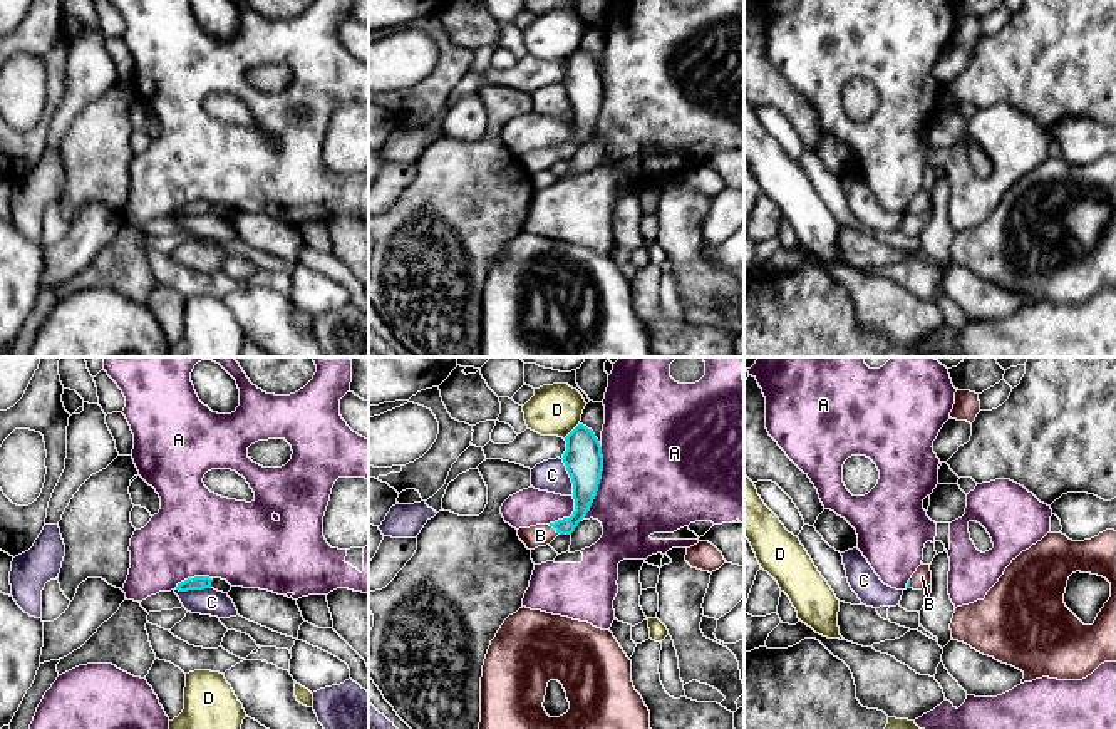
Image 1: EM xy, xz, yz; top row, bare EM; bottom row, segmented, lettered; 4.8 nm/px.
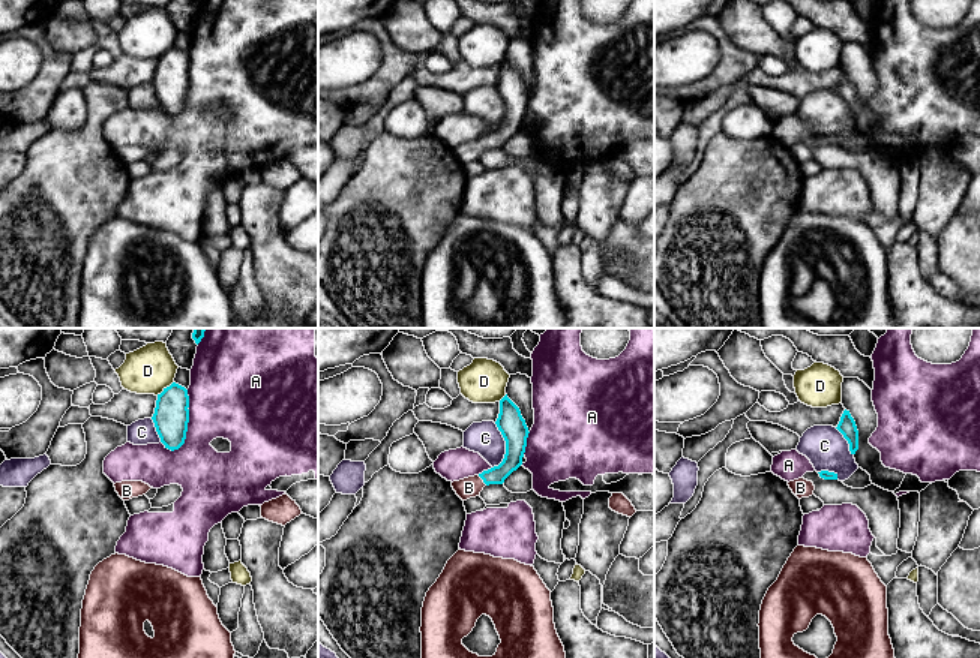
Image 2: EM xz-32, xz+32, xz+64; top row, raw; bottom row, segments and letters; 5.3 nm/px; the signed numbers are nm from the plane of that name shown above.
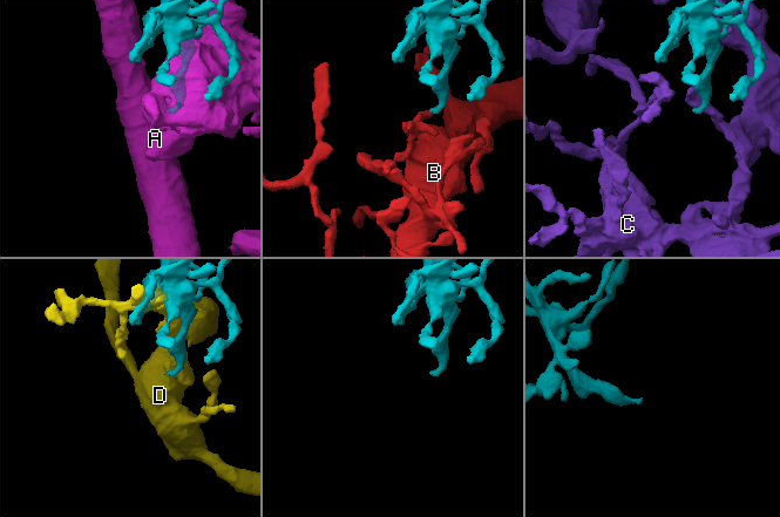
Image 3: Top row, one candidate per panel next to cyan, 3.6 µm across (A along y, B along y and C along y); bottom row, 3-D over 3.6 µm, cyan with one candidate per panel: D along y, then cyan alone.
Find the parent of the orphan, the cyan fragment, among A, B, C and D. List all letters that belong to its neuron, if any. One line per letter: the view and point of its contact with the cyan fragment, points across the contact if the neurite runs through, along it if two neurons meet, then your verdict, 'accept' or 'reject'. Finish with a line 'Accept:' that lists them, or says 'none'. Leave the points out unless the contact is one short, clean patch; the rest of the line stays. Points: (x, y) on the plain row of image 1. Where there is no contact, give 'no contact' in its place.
A: meets cyan in xz at (599, 108); reject
B: meets cyan in xz at (555, 153); runs through xz (585, 111), (580, 136), (555, 153), (540, 160); accept
C: meets cyan in xz at (570, 101); reject
D: meets cyan in xz at (572, 56); reject
Accept: B

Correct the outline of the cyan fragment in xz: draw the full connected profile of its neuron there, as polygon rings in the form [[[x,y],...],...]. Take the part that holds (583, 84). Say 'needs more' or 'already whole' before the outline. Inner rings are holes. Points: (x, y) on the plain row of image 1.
needs more | [[[578,49],[566,62],[563,87],[573,107],[575,136],[550,149],[519,153],[518,161],[528,174],[550,169],[558,159],[571,159],[586,141],[597,121],[603,96],[602,70],[593,55]]]

